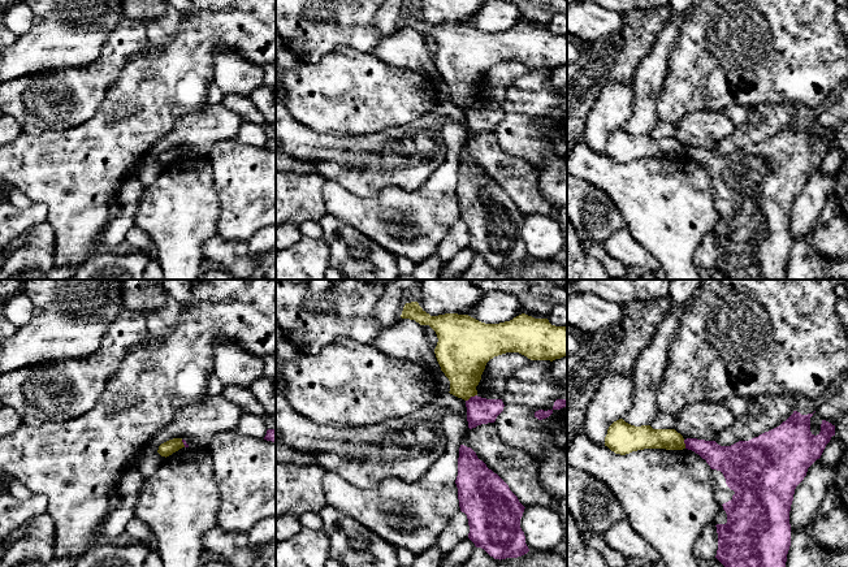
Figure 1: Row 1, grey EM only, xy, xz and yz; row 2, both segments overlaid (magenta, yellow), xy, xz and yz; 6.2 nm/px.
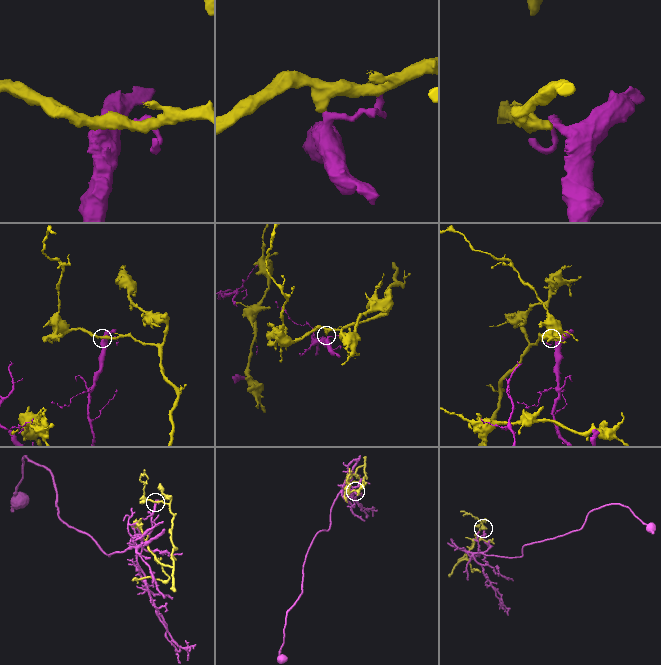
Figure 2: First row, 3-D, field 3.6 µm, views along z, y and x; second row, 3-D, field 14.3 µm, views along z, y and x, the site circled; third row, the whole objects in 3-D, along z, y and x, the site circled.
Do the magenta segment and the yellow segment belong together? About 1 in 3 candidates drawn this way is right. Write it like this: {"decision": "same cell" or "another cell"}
{"decision": "another cell"}

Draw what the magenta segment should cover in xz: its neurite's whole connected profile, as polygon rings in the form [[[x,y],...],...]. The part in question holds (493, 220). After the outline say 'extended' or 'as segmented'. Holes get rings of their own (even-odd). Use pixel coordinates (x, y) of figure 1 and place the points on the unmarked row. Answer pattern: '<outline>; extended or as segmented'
[[[464,153],[459,156],[455,192],[460,220],[468,228],[468,247],[476,256],[499,269],[529,260],[520,237],[525,216],[509,194]]]; as segmented

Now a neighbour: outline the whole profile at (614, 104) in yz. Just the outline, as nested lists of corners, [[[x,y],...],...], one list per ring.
[[[609,82],[598,92],[592,105],[583,140],[598,153],[605,153],[609,135],[623,126],[633,112],[633,85]]]

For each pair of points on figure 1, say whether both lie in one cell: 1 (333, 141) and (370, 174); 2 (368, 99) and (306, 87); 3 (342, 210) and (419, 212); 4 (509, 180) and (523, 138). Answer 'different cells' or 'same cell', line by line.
1: same cell
2: same cell
3: same cell
4: different cells

